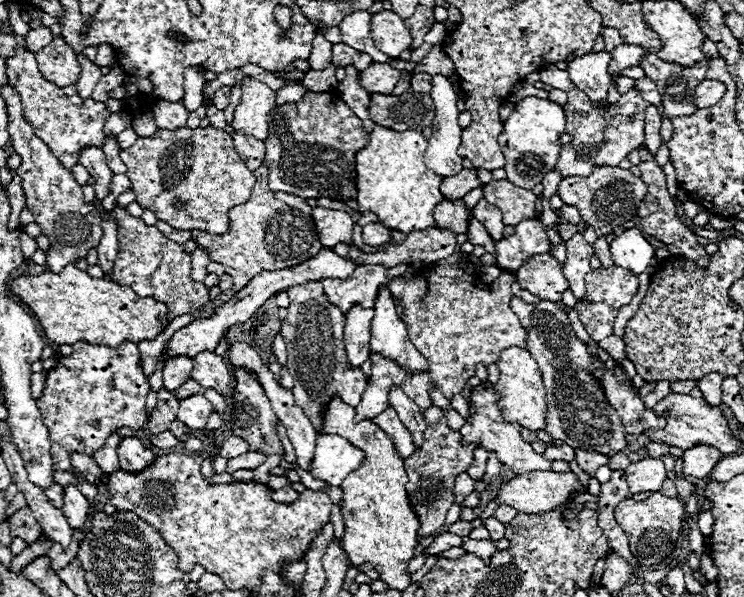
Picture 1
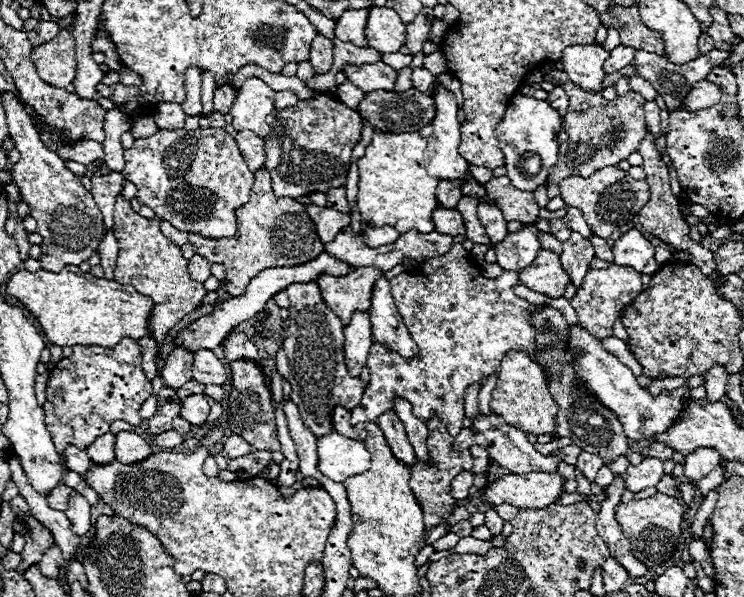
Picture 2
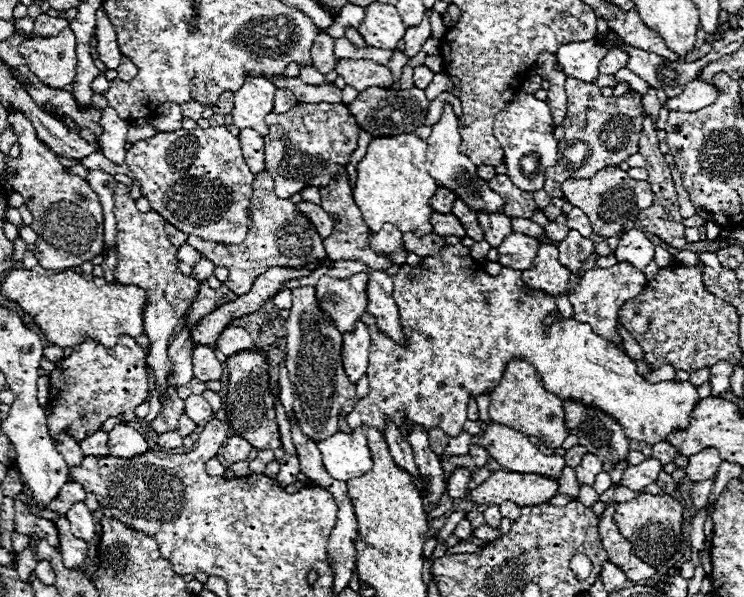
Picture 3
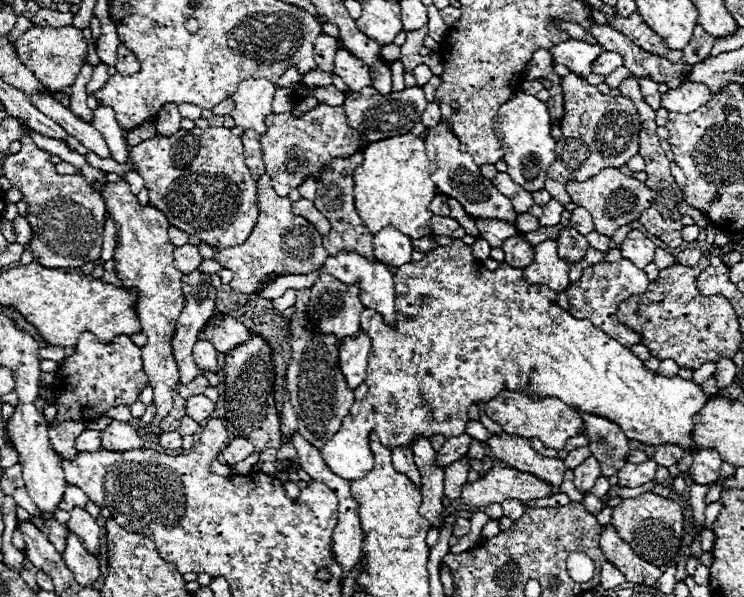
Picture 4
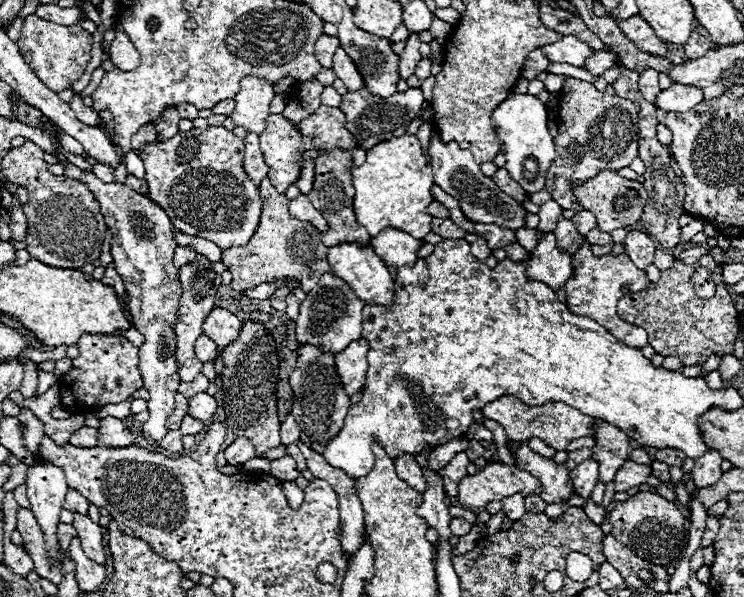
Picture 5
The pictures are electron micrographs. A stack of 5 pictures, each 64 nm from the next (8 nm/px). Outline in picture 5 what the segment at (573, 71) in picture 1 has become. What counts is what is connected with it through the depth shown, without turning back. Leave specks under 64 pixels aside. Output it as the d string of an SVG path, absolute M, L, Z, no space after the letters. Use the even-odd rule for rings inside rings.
M562 36L558 42L540 46L540 50L550 62L566 62L572 66L582 66L588 54L594 54L594 50L580 42L576 36Z

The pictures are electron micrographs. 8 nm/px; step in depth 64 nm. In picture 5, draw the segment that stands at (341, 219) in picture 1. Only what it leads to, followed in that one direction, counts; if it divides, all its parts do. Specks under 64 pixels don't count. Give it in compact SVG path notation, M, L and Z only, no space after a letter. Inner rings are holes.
M300 194L294 200L290 200L288 210L290 210L290 214L294 218L300 218L304 222L312 222L312 226L316 226L320 232L324 232L326 226L328 226L326 220L324 220L324 216L318 210L312 208L312 204L310 204L310 200L308 200L306 194Z

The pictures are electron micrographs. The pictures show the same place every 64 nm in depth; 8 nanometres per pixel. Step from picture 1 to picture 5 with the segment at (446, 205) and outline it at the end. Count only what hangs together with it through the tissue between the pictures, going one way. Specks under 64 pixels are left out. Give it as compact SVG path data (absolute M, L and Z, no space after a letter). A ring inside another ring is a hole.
M432 218L432 232L442 238L452 238L452 240L460 240L466 234L450 218Z

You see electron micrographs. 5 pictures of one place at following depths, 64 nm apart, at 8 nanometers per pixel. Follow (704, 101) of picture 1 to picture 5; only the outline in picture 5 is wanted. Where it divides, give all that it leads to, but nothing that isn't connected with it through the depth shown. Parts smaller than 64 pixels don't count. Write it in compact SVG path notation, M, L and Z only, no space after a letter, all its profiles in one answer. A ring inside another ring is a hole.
M672 84L668 90L662 90L656 96L656 106L660 110L666 112L684 112L690 110L692 106L700 104L702 98L702 90L696 90L692 86L684 86L684 84Z

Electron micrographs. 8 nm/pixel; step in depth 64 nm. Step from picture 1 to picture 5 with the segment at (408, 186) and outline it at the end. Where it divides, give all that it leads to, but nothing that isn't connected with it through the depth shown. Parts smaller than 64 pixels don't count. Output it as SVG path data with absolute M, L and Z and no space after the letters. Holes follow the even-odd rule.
M404 134L398 138L384 140L376 144L374 148L366 150L366 162L358 168L352 170L352 186L356 190L354 194L354 214L358 222L368 230L370 238L376 238L376 234L384 228L396 228L406 234L412 234L414 238L422 240L430 232L430 220L432 216L426 214L426 206L434 200L430 190L432 190L432 170L426 168L426 158L420 150L420 142L416 140L414 134Z

